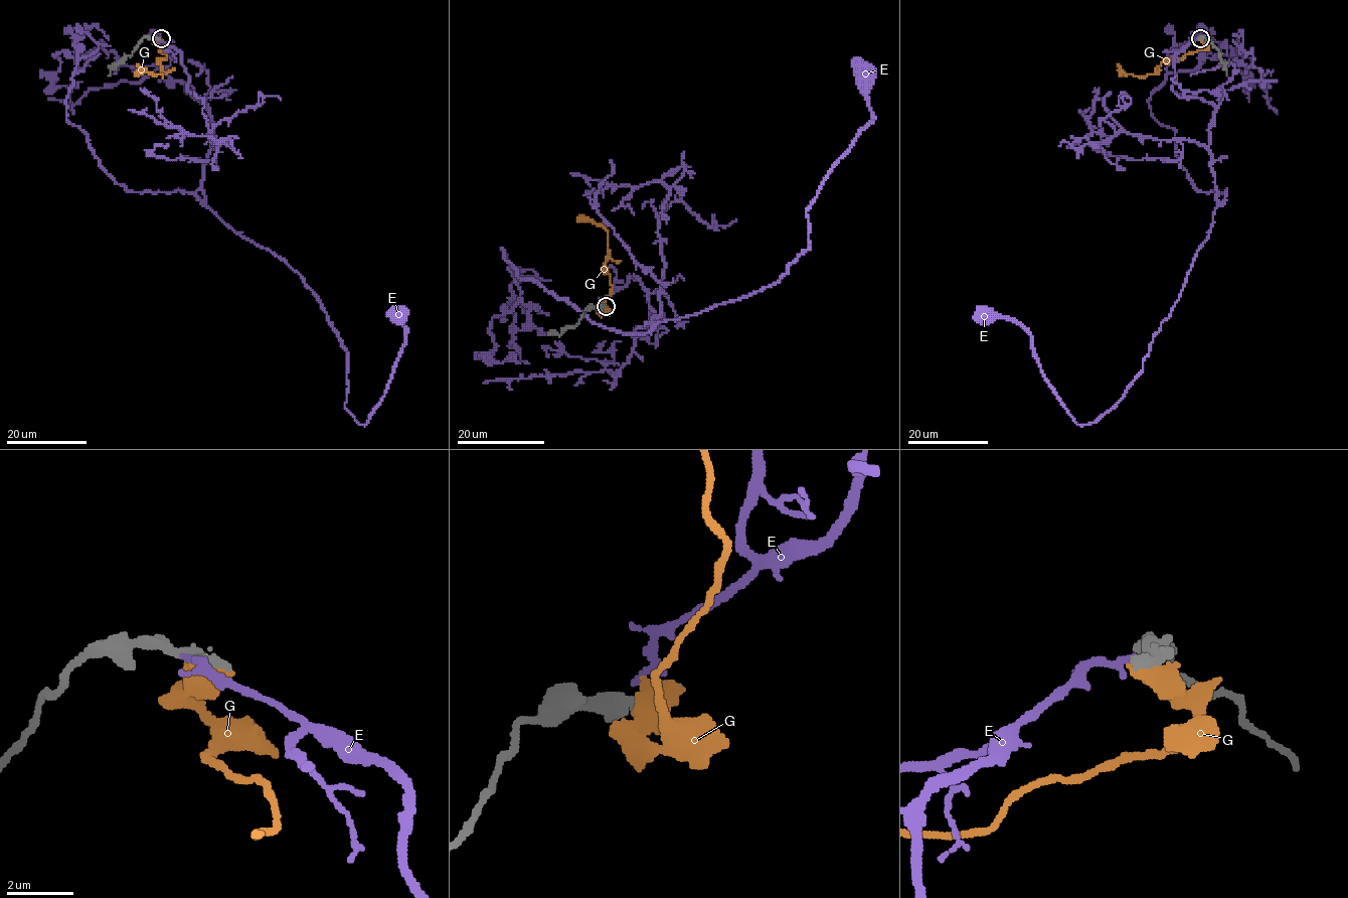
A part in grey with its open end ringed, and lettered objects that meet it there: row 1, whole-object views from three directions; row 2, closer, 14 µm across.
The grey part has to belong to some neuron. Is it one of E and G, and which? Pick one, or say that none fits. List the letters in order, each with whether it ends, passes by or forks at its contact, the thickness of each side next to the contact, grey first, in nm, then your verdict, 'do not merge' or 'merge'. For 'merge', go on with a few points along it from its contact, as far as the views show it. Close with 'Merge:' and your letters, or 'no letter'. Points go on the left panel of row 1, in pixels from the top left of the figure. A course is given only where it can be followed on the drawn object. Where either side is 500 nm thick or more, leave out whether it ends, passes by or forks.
E: 550/200 nm | do not merge
G: 550/750 nm | do not merge
Merge: no letter

